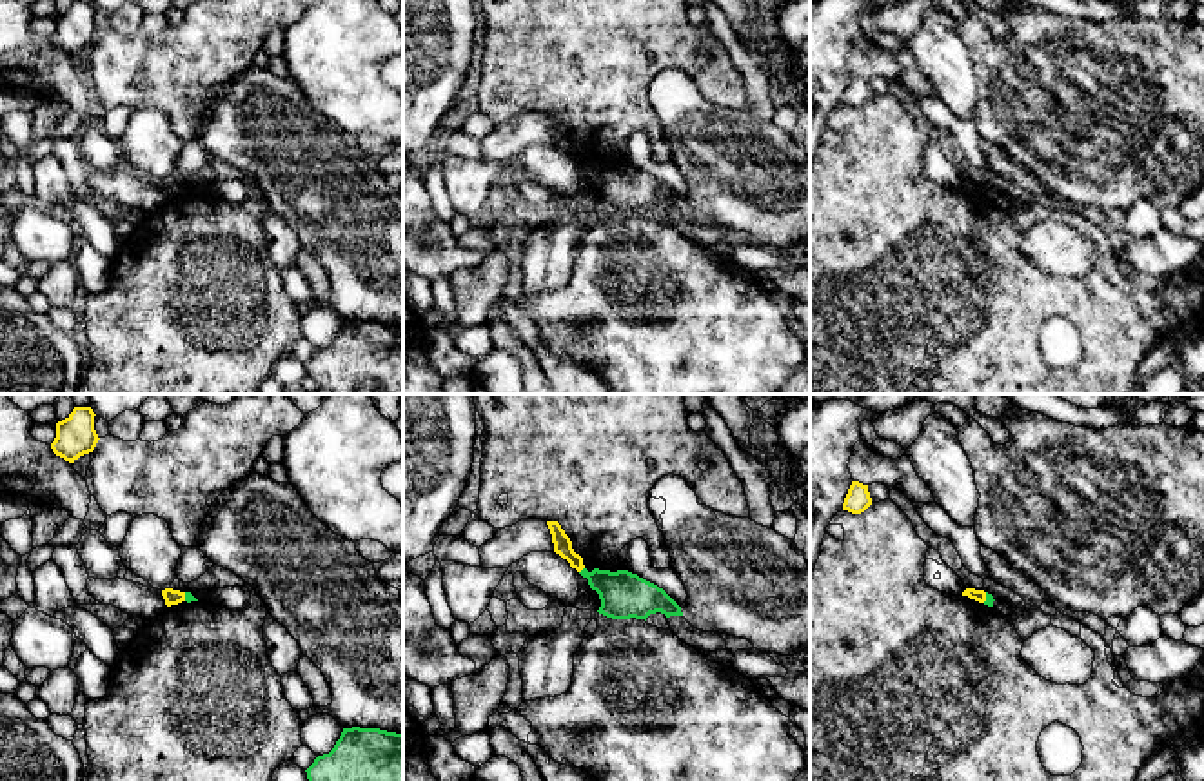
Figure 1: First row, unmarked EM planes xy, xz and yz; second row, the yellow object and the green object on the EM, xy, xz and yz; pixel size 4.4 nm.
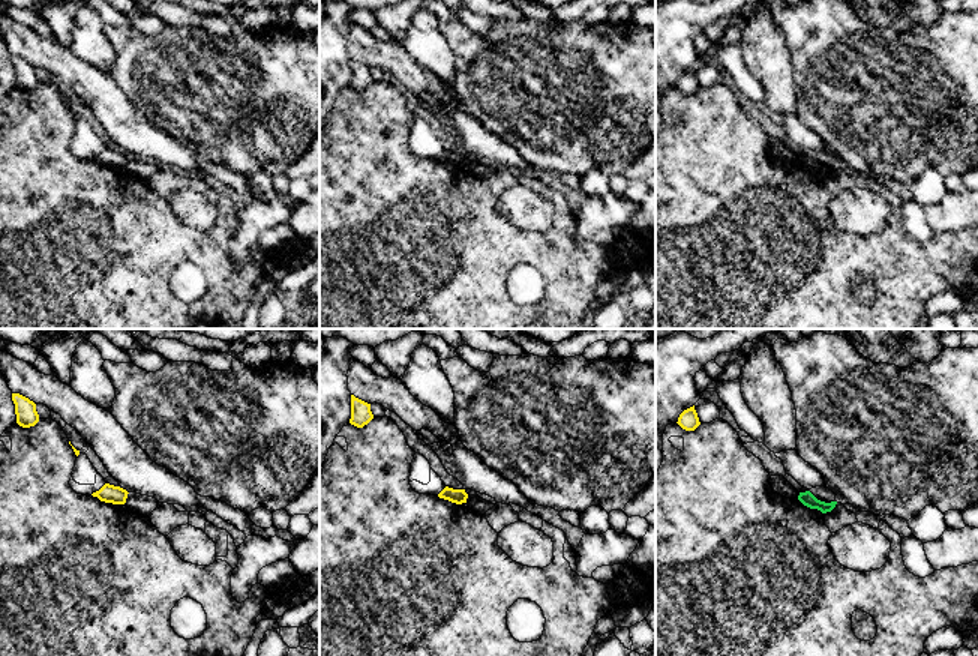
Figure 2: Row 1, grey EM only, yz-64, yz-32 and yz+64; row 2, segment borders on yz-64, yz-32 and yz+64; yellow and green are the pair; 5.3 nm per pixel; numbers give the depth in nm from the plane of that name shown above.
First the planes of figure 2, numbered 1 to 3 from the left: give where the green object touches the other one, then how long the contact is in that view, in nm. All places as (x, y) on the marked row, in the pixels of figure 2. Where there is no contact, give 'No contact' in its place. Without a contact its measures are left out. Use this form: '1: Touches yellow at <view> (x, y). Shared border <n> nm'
1: No contact
2: No contact
3: No contact

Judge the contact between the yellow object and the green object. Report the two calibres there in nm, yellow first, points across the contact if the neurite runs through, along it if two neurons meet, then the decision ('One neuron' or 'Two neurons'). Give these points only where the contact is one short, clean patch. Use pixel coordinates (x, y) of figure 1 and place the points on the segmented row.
Thickness 80 nm (yellow) against 200 nm. Boundary: xz (583, 567), (580, 573). Two neurons

